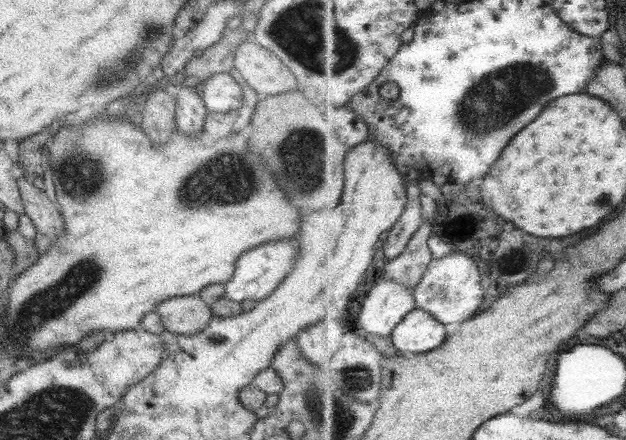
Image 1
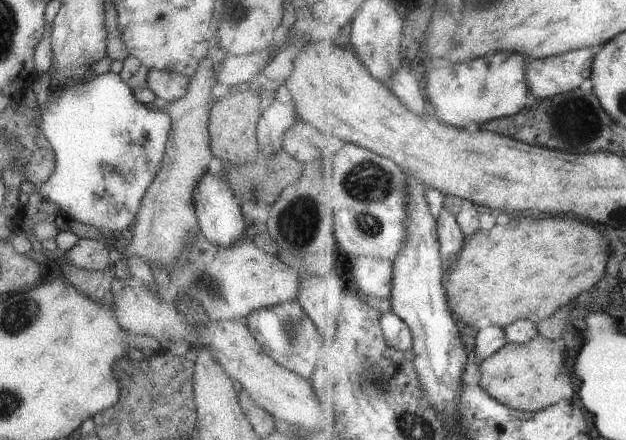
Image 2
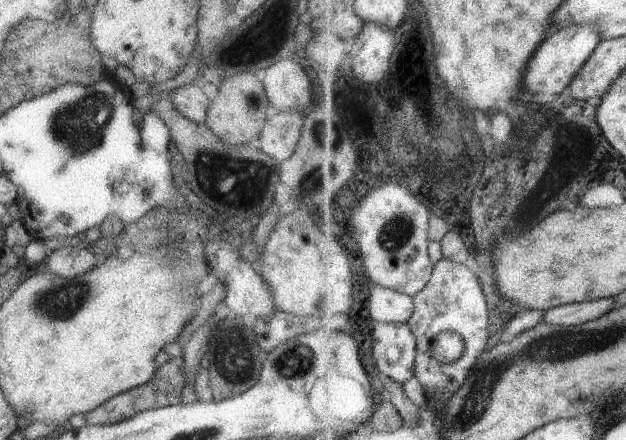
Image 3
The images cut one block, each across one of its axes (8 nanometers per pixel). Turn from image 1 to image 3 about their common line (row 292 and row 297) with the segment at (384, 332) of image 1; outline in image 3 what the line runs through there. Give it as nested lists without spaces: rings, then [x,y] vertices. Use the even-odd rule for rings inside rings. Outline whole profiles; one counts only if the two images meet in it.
[[[375,285],[369,290],[369,316],[379,323],[407,323],[416,306],[414,297],[396,290]]]

